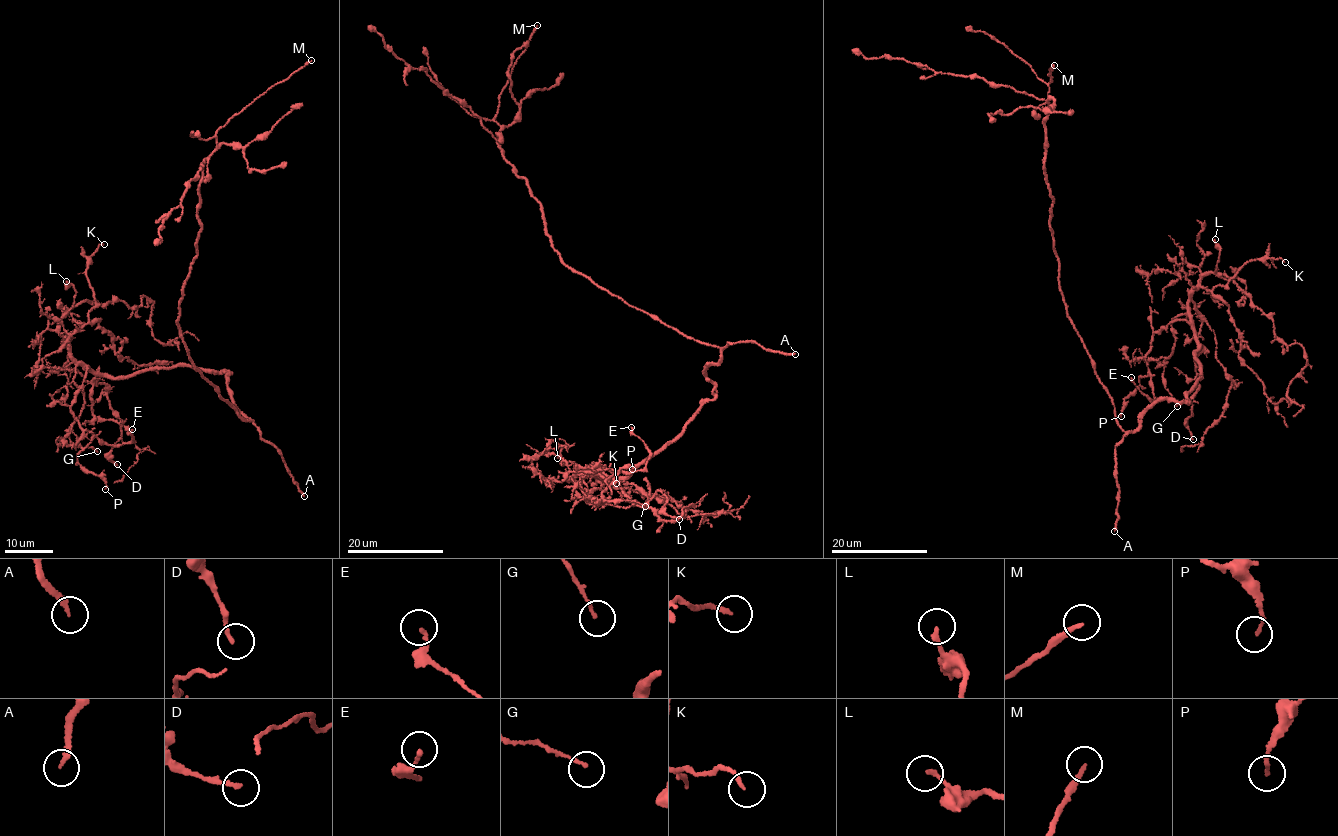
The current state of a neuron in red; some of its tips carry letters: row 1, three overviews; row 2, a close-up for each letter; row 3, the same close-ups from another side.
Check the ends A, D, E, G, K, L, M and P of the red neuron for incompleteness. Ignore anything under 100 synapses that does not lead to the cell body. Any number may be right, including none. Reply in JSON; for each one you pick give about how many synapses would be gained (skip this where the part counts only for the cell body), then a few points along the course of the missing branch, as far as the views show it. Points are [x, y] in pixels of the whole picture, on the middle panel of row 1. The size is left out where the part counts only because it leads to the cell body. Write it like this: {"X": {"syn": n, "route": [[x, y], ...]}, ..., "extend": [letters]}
{"extend": ["A"]}

